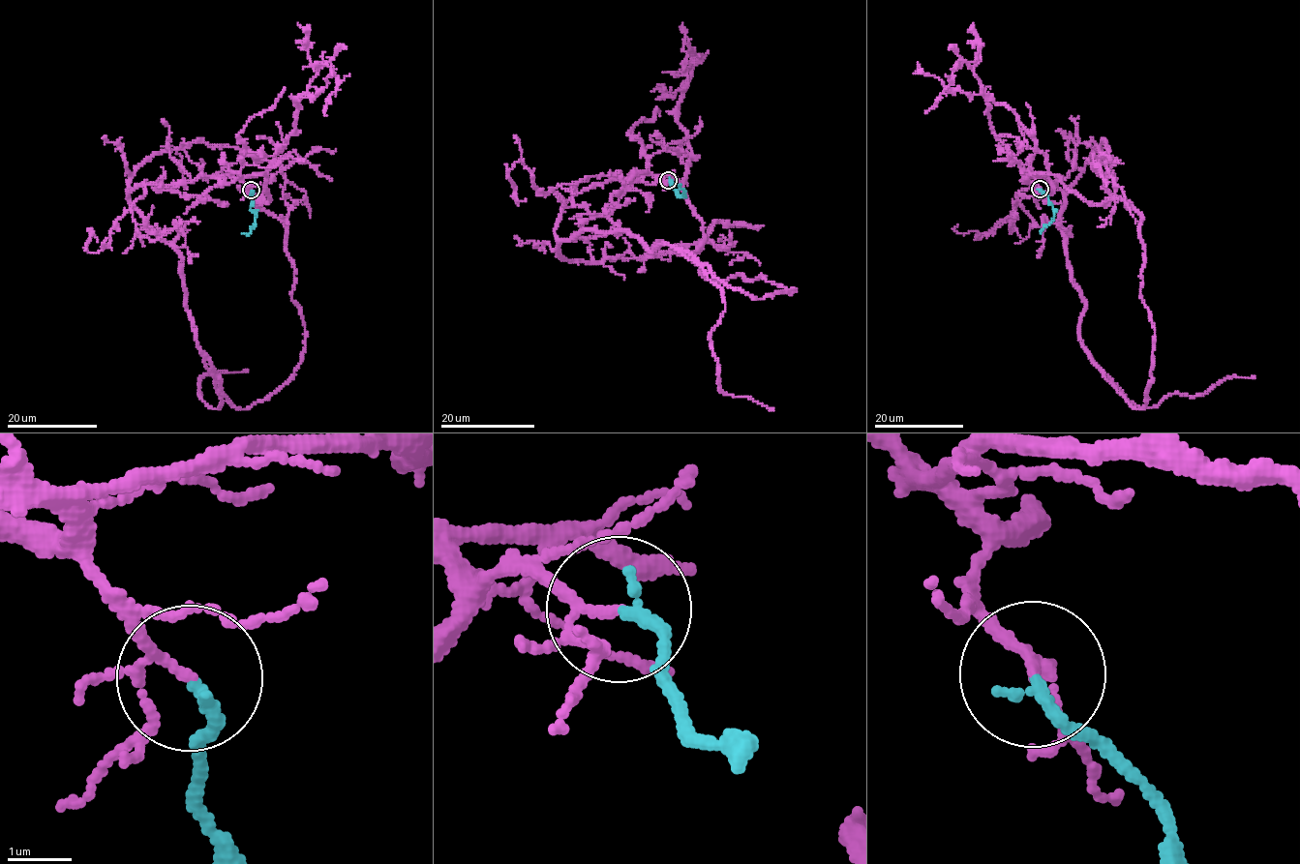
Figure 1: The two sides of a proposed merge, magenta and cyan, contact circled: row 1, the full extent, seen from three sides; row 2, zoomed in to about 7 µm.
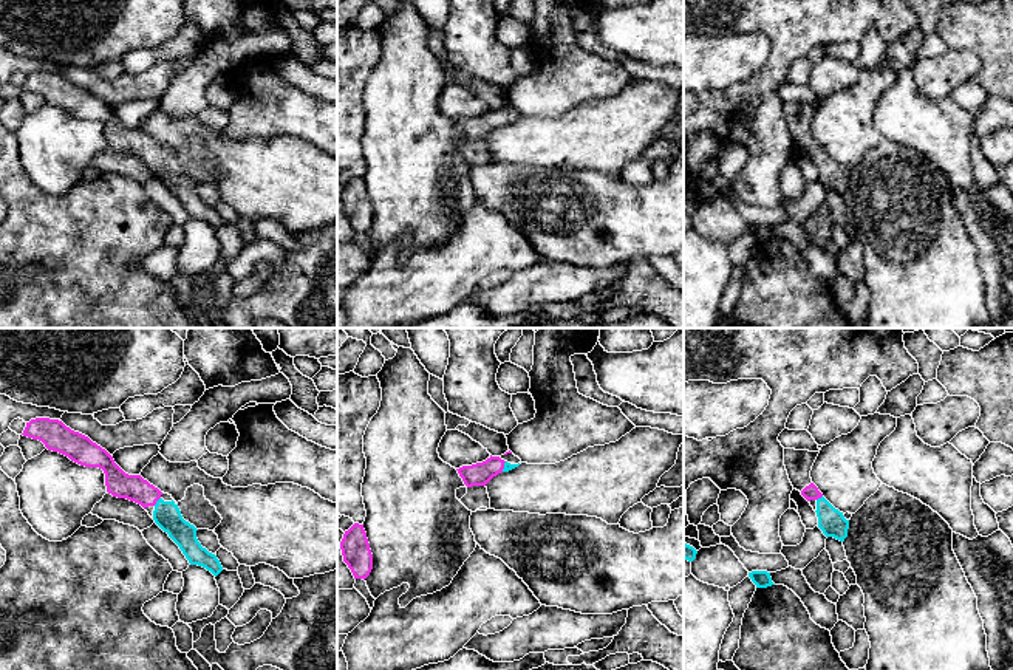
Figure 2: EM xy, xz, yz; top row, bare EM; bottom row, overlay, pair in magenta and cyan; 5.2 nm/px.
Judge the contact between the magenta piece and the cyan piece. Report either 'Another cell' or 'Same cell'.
Same cell

